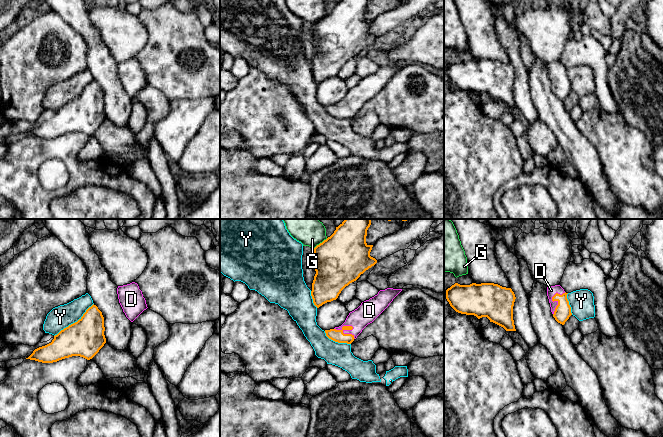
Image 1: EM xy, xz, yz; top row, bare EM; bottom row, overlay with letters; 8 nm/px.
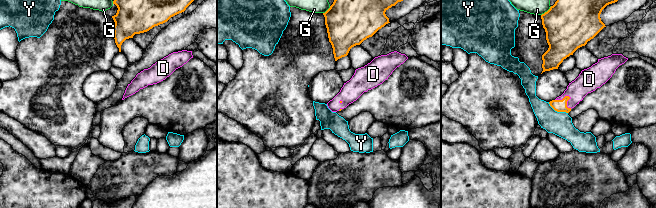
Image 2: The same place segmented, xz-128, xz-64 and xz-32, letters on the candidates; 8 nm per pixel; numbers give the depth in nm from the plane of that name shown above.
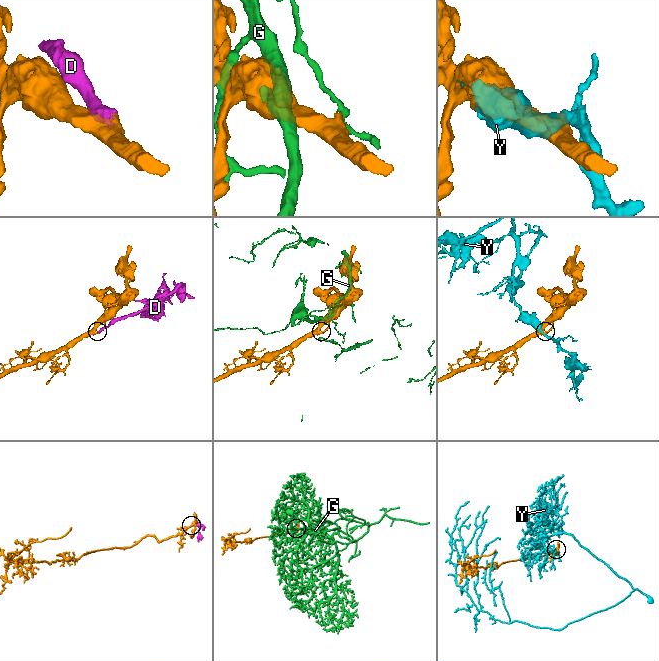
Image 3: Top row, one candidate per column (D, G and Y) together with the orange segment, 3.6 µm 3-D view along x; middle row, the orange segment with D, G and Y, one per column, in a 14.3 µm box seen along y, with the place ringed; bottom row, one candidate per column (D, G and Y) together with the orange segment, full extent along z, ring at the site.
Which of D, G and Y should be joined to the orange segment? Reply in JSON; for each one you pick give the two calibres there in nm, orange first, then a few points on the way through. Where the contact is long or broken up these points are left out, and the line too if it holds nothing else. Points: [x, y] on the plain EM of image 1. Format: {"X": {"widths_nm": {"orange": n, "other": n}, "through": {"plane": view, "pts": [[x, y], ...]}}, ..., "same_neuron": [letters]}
{"D": {"widths_nm": {"orange": 100, "other": 170}, "through": {"plane": "xz", "pts": [[338, 112], [345, 110], [367, 88]]}}, "same_neuron": ["D"]}

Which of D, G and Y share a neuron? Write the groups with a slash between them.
D / G / Y

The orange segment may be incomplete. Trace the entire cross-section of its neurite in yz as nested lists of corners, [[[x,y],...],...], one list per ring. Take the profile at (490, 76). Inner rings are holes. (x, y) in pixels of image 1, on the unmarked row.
[[[455,59],[446,66],[446,75],[458,89],[487,93],[506,107],[516,107],[513,96],[515,70],[511,64],[494,59]]]

